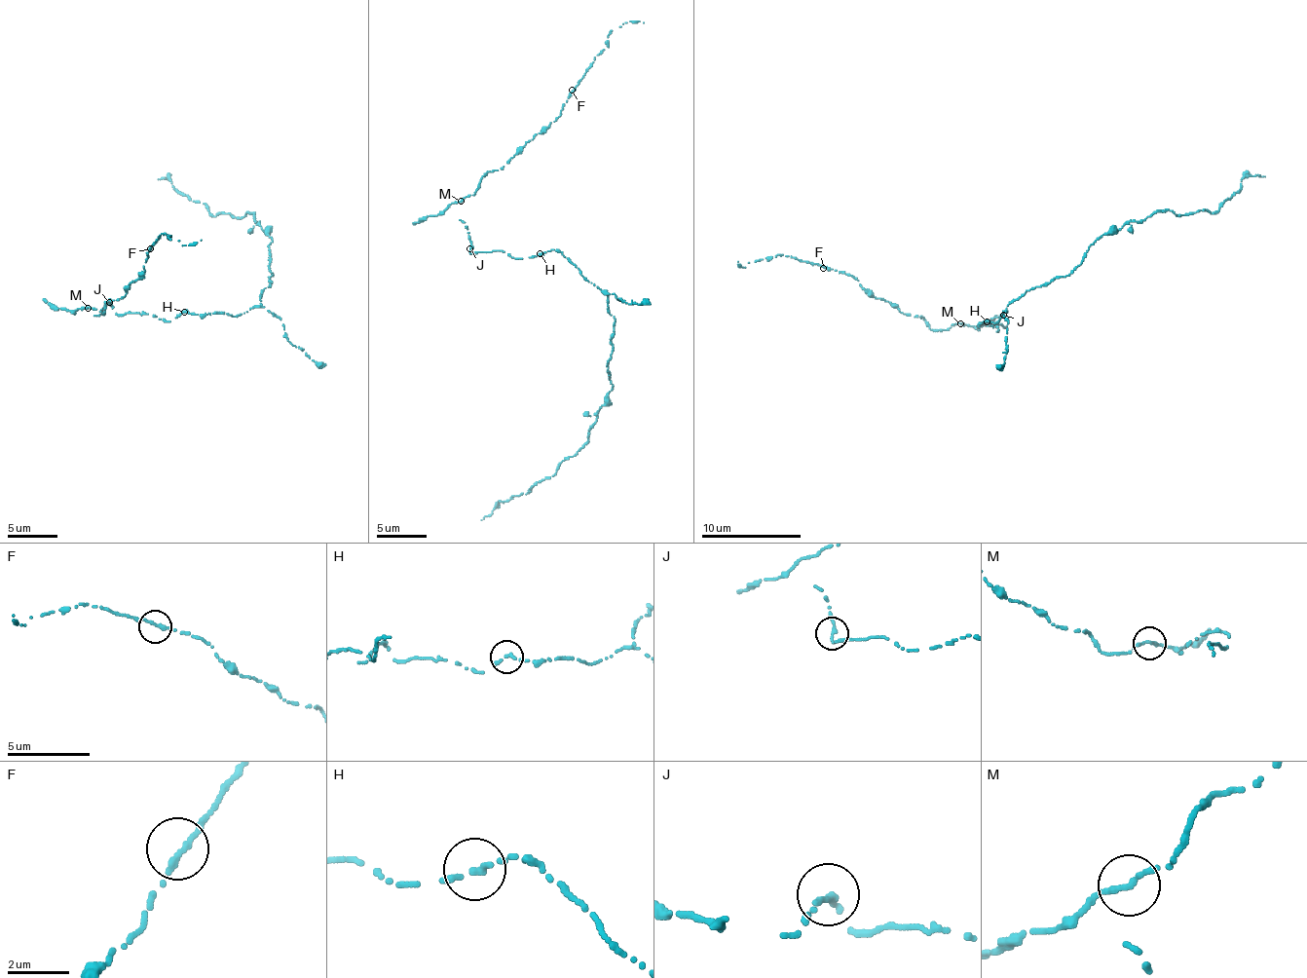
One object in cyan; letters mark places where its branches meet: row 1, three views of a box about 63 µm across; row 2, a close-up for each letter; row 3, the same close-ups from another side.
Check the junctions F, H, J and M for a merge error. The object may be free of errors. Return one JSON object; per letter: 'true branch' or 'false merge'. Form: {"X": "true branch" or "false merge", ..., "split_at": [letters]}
{"F": "true branch", "H": "true branch", "J": "true branch", "M": "true branch", "split_at": []}

